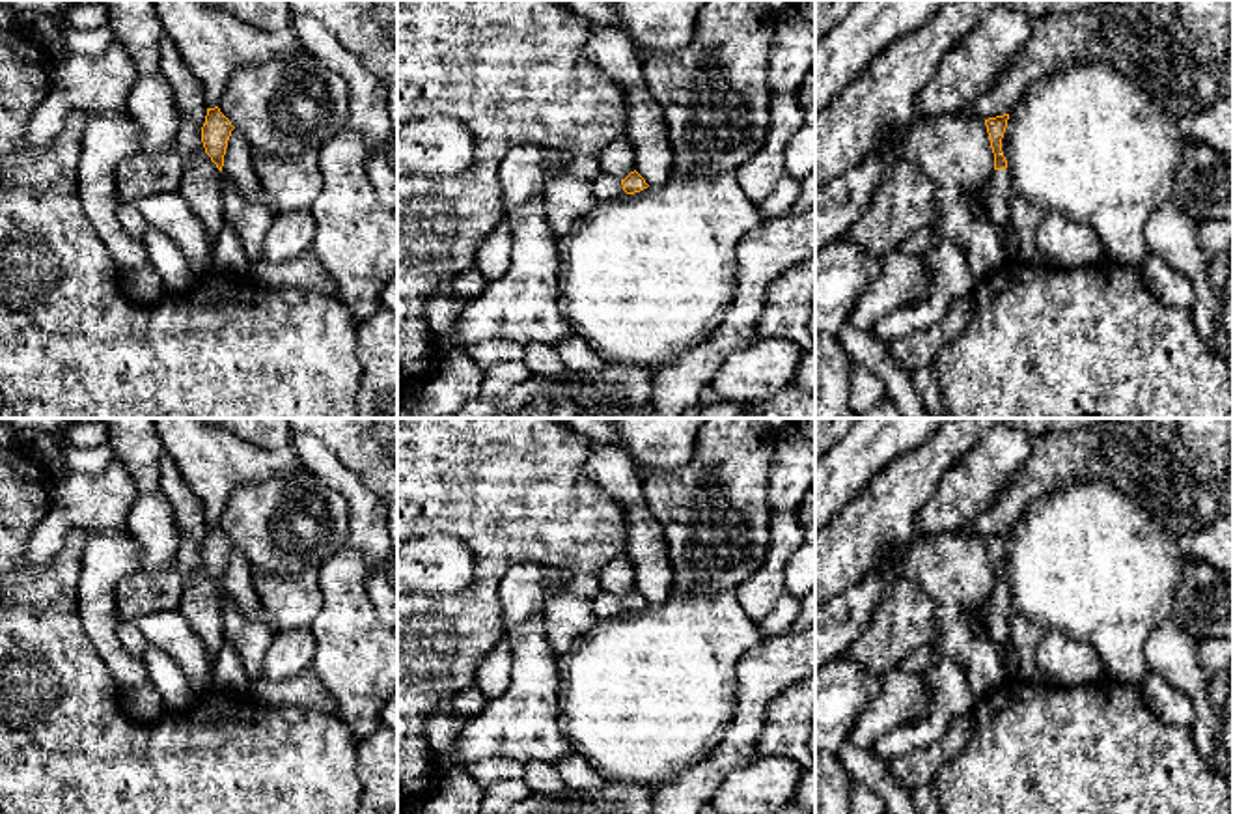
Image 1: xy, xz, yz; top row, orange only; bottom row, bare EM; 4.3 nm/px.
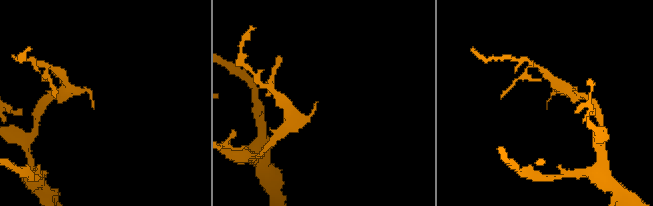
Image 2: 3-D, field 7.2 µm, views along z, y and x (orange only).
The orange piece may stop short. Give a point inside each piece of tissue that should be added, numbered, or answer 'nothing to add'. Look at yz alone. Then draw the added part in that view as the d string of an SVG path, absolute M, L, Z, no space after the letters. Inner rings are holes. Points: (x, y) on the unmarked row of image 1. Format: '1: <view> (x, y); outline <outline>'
1: yz (1000, 605); outline M1009 584L1005 588L994 588L989 599L987 637L1005 653L1009 648L1009 614L1013 610L1013 596Z

